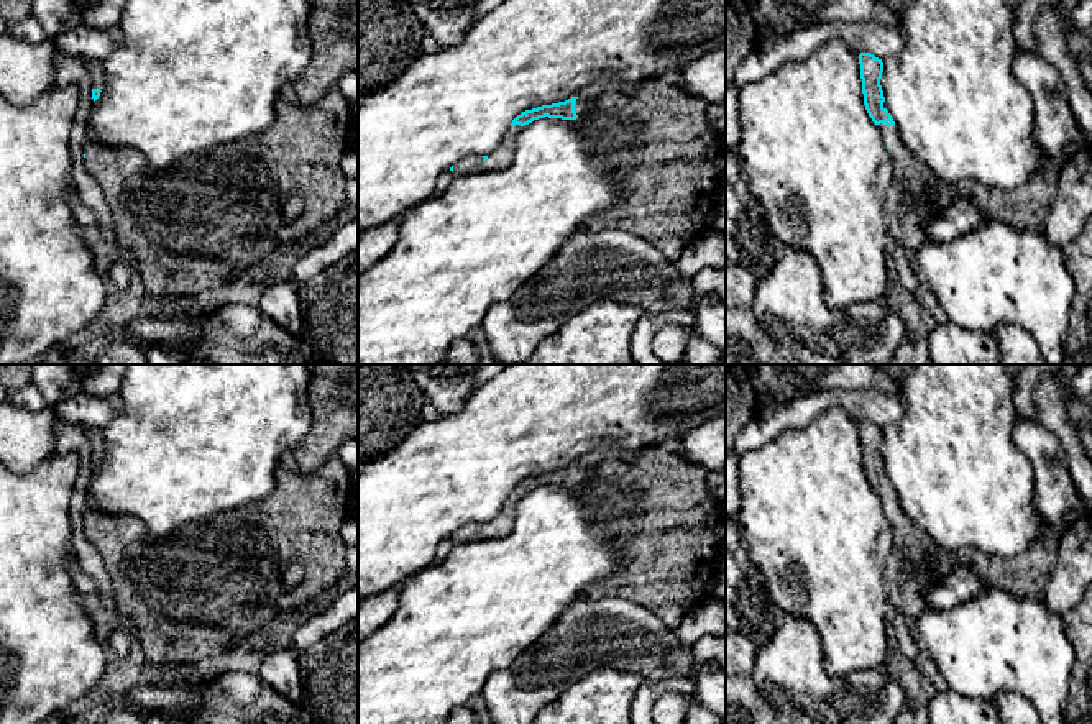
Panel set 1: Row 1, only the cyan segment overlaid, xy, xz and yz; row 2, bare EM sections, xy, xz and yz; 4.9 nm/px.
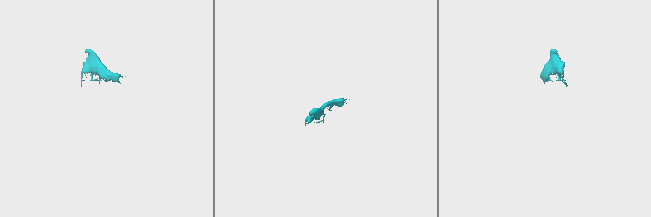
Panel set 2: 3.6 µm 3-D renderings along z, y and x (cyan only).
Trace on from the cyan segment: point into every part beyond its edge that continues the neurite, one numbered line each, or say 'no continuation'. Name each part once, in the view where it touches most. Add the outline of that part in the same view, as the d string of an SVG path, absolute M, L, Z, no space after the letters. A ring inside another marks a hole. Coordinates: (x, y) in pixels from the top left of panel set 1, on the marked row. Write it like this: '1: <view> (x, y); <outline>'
1: xz (667, 171); M662 77L645 80L634 95L608 90L594 100L576 99L575 112L586 118L586 146L608 153L614 181L624 194L614 208L586 218L583 228L627 230L673 263L701 238L709 230L708 218L718 204L716 159L724 144L709 126L706 108L704 100Z

